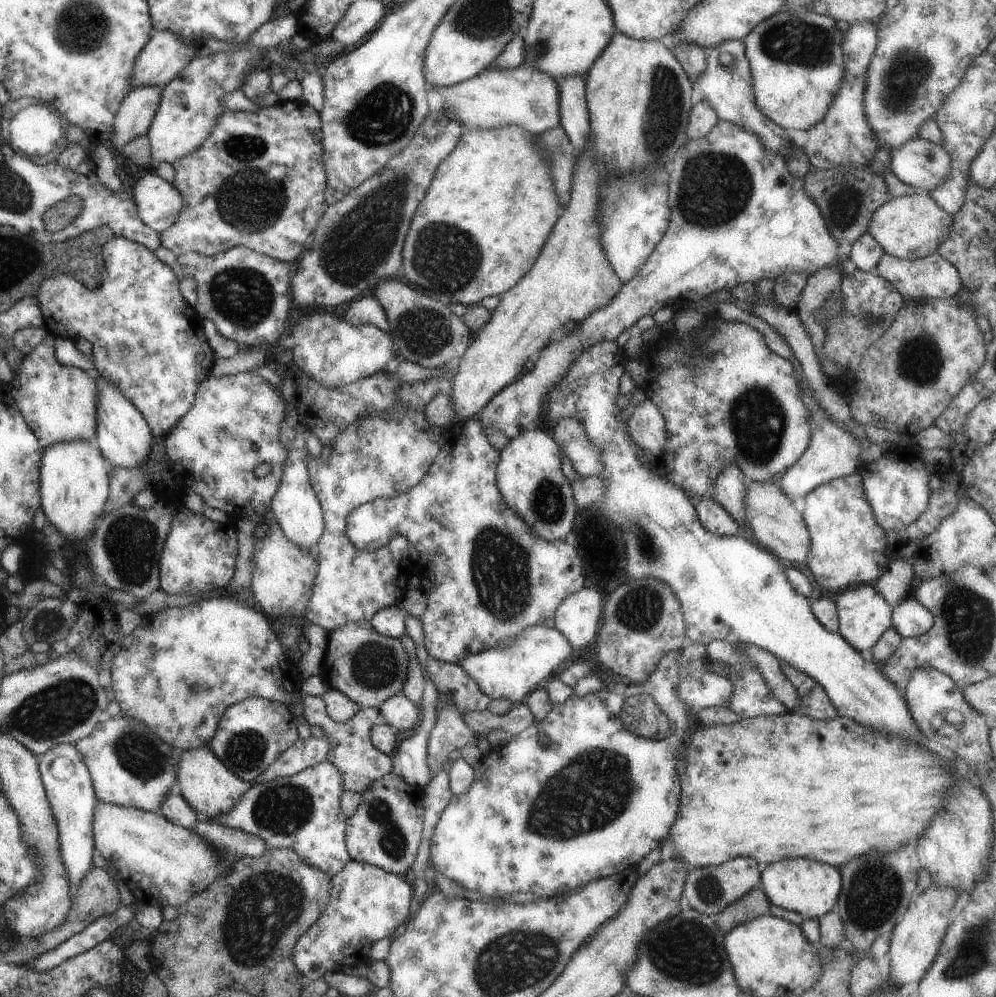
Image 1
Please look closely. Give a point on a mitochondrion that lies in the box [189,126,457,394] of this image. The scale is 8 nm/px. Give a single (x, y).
(377, 214)

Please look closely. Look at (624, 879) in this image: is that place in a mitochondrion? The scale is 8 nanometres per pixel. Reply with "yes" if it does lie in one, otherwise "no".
no

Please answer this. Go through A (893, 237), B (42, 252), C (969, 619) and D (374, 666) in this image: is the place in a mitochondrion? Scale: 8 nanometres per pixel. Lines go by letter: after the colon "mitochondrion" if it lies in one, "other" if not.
A: other
B: other
C: mitochondrion
D: mitochondrion

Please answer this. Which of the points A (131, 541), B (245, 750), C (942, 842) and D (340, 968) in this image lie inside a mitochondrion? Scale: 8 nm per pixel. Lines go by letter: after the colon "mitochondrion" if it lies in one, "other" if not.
A: mitochondrion
B: mitochondrion
C: other
D: other

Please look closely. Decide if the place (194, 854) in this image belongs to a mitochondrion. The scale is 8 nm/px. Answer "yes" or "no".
no

